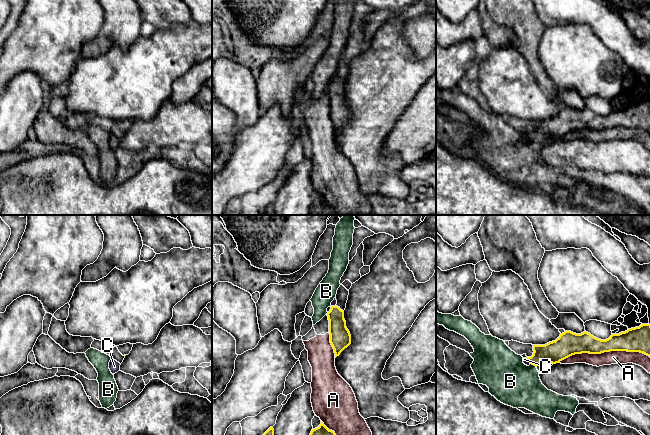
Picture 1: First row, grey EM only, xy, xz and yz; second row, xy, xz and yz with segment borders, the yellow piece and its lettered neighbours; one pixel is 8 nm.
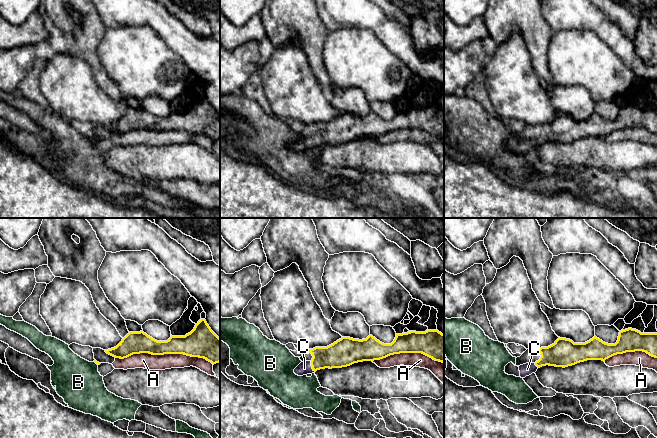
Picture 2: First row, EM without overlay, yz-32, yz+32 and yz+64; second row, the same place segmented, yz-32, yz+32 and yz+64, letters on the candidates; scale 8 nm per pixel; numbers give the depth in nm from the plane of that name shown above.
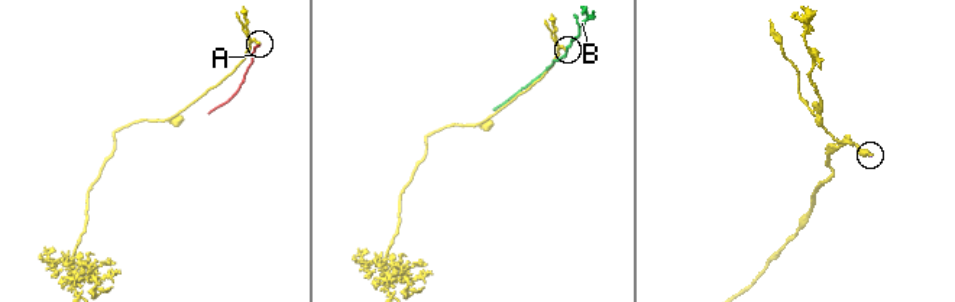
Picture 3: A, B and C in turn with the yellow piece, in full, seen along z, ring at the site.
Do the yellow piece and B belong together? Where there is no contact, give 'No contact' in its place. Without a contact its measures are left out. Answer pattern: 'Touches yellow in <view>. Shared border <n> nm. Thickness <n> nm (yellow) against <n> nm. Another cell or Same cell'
Touches yellow in yz. Shared border 60 nm. Thickness 170 nm (yellow) against 360 nm. Another cell

